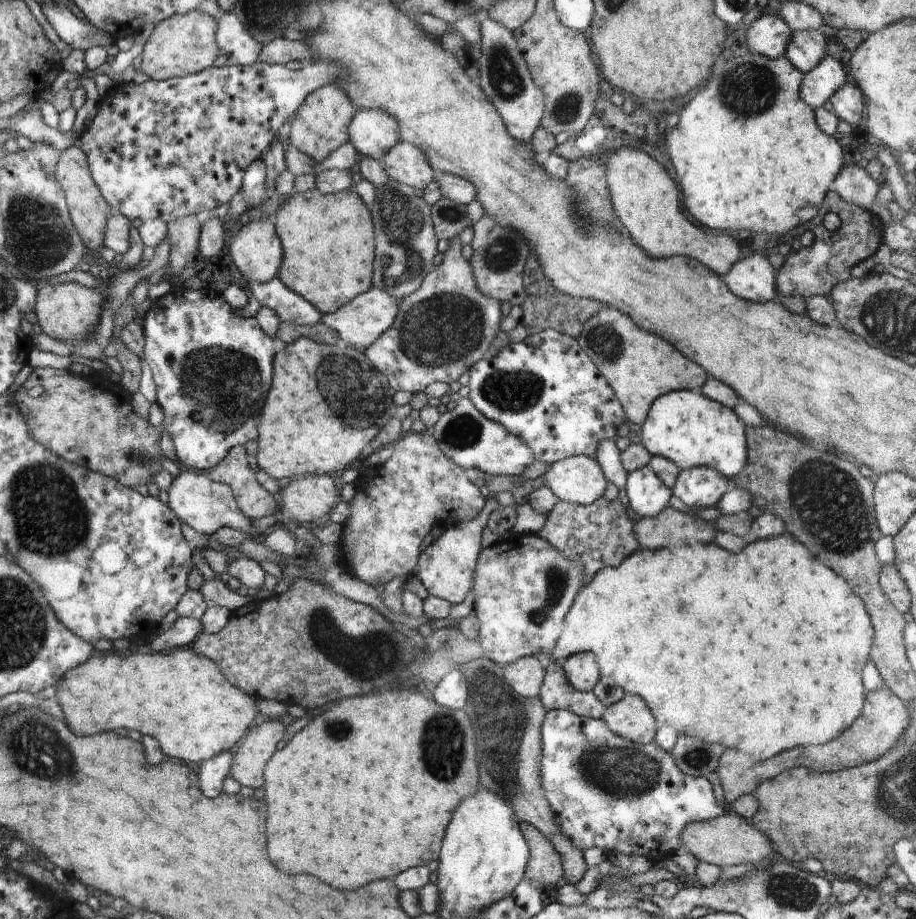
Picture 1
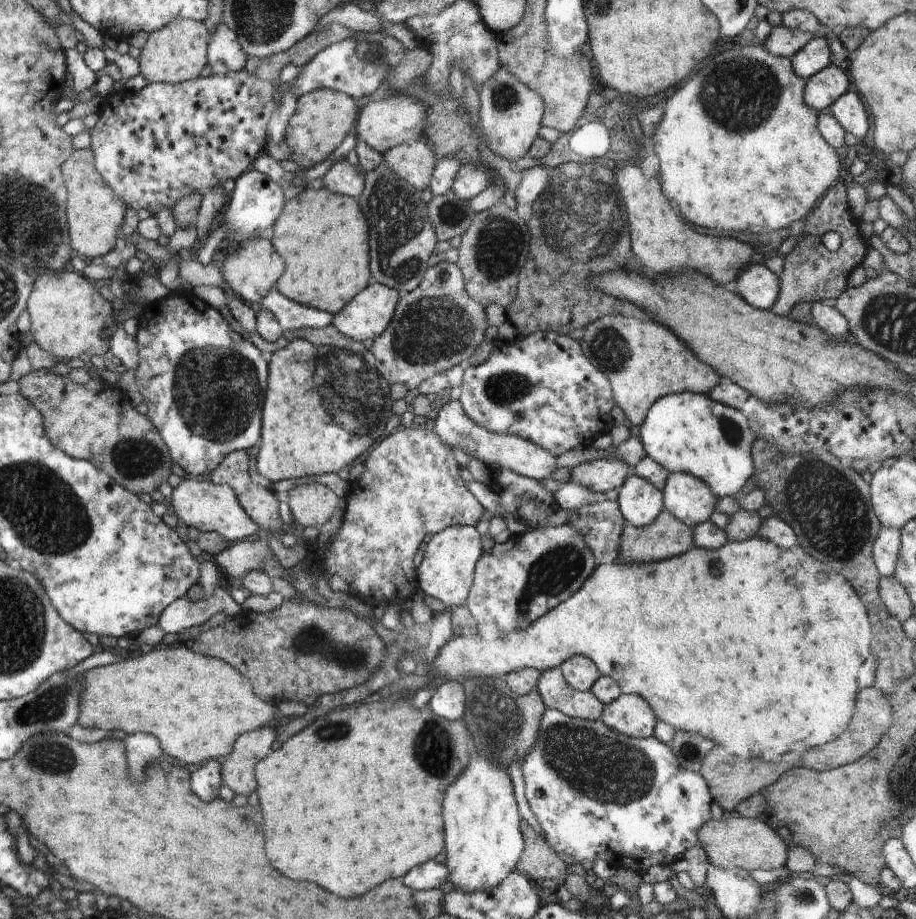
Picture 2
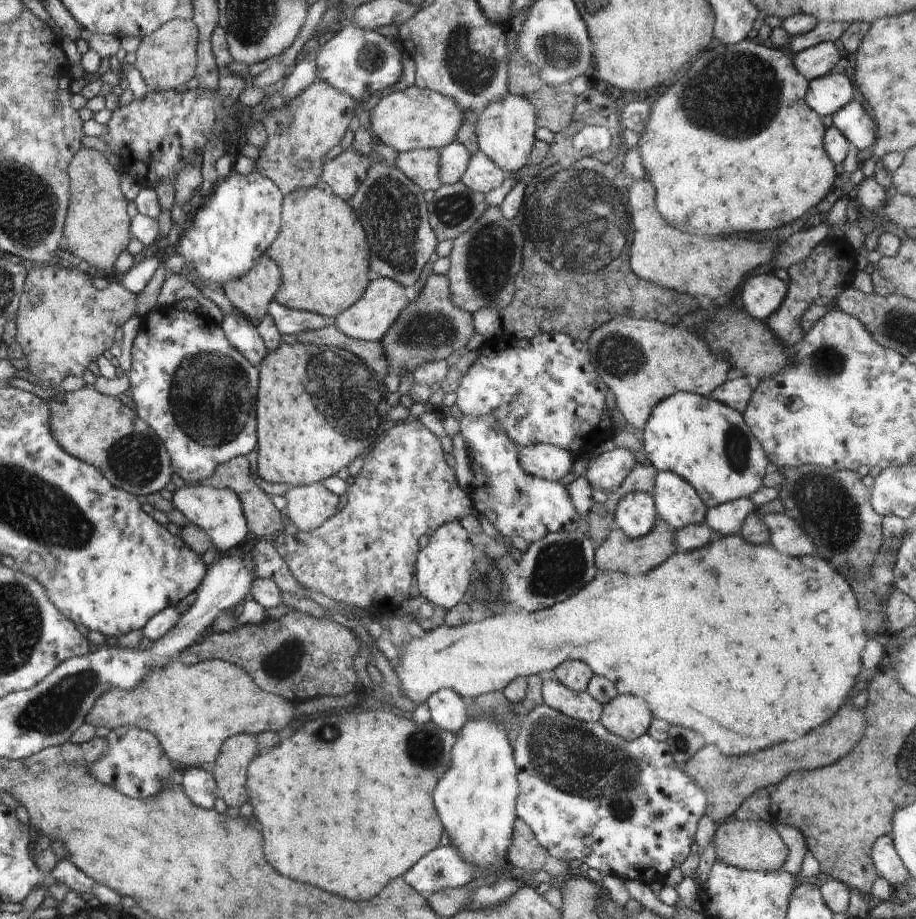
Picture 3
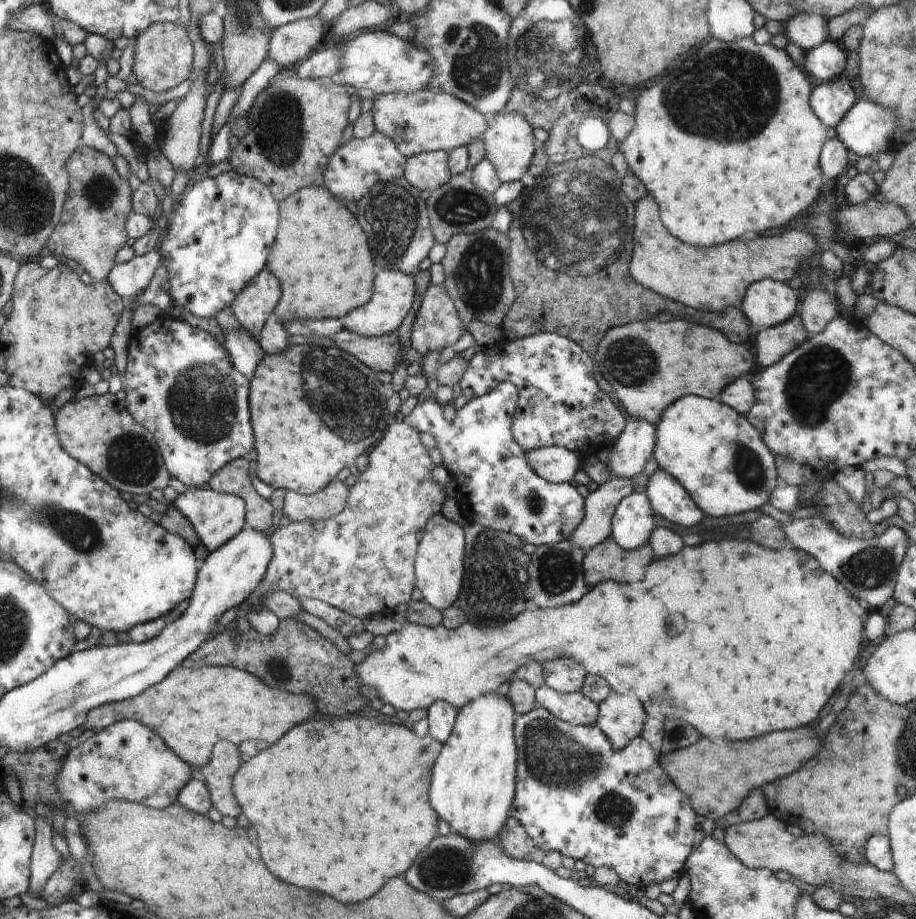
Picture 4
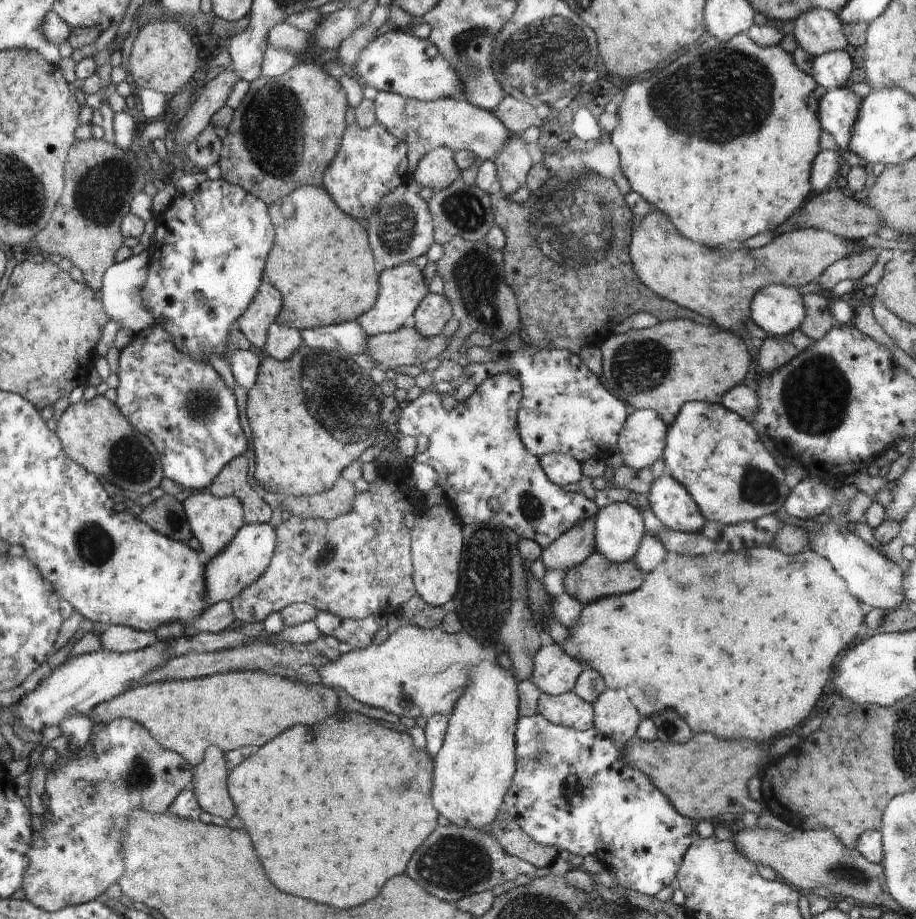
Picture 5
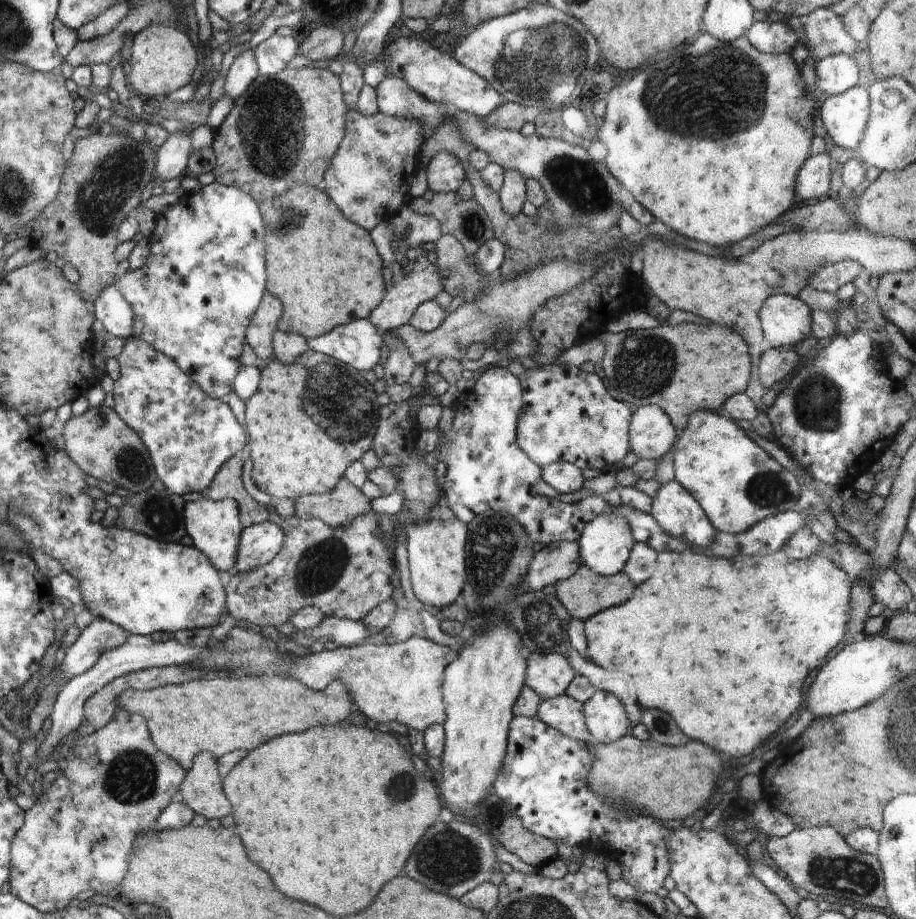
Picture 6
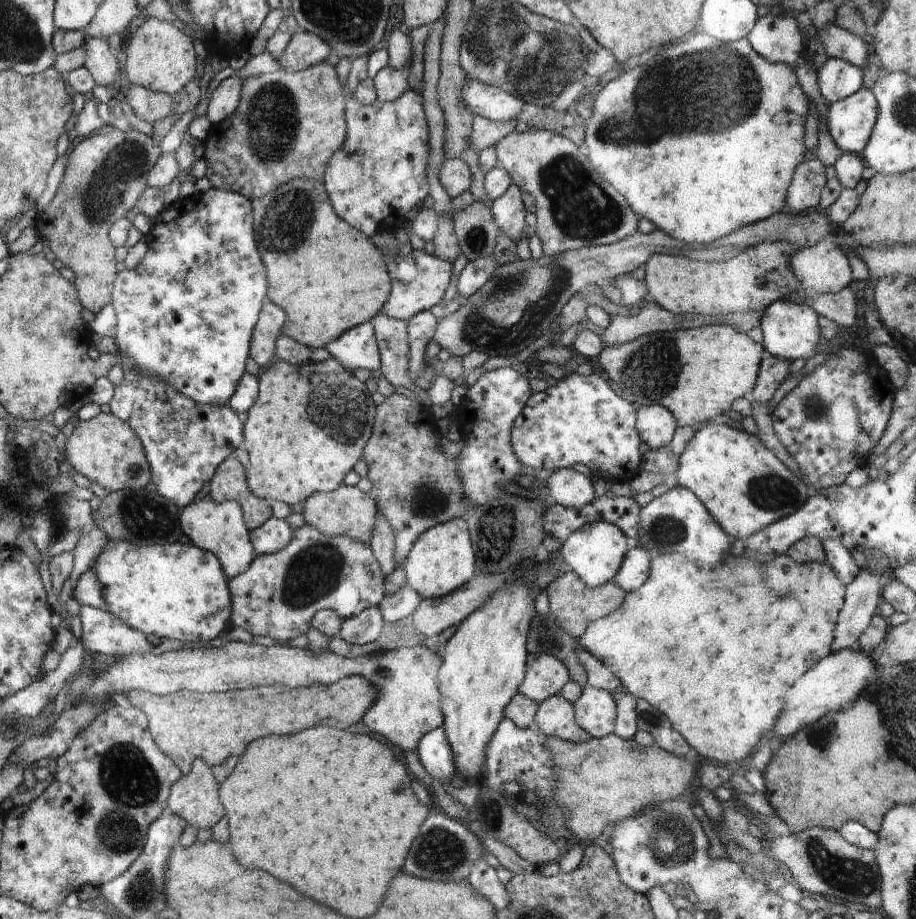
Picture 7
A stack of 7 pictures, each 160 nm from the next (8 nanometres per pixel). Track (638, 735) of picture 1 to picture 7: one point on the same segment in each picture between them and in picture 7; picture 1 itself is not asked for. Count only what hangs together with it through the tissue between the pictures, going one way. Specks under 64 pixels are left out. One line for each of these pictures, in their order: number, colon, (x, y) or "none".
2: (631, 715)
3: (627, 716)
4: (621, 717)
5: (616, 717)
6: (606, 717)
7: (596, 711)

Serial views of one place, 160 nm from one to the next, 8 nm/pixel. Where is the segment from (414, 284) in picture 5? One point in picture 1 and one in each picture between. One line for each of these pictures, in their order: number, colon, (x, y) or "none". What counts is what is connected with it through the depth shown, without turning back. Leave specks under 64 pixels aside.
1: (362, 321)
2: (367, 316)
3: (370, 318)
4: (394, 292)

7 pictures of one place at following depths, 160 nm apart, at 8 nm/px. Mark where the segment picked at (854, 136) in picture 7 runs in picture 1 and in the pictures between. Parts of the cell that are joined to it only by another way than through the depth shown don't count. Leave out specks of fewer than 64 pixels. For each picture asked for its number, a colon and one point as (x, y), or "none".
1: (822, 82)
2: (821, 90)
3: (827, 94)
4: (831, 100)
5: (838, 108)
6: (845, 116)

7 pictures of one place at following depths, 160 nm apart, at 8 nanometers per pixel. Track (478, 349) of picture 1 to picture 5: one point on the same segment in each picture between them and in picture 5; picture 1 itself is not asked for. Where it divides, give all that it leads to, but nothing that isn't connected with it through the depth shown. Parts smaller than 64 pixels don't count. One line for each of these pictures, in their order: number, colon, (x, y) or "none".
2: (438, 325)
3: (431, 328)
4: (437, 325)
5: (431, 316)

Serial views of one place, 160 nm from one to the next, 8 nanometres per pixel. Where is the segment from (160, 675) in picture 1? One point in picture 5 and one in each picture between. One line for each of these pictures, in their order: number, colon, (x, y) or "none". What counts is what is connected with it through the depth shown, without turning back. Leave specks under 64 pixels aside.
2: (198, 705)
3: (192, 709)
4: (191, 709)
5: (242, 708)

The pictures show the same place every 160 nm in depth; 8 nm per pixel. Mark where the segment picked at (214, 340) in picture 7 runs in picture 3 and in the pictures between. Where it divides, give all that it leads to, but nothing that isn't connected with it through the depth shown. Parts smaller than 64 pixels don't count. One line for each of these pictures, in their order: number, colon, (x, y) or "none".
3: (240, 220)
4: (221, 230)
5: (209, 253)
6: (194, 298)

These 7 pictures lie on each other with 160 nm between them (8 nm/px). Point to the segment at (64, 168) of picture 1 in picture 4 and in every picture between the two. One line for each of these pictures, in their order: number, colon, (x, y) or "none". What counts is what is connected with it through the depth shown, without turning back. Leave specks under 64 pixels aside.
2: (95, 213)
3: (97, 230)
4: (91, 231)

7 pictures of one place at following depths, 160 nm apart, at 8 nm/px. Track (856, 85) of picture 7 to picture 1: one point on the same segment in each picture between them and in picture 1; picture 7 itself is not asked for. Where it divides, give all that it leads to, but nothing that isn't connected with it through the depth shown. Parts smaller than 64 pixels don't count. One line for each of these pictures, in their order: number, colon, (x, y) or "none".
1: (806, 48)
2: (815, 56)
3: (816, 61)
4: (825, 62)
5: (831, 70)
6: (835, 74)

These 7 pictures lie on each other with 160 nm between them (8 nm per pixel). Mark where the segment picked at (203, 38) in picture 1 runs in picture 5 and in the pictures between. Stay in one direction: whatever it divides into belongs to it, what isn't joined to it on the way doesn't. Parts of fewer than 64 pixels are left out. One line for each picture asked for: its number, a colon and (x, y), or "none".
2: (177, 52)
3: (169, 56)
4: (163, 54)
5: (163, 57)

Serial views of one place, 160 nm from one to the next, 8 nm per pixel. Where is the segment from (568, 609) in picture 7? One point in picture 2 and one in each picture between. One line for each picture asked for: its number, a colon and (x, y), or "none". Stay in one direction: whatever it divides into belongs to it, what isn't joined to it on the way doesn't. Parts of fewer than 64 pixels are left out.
2: (666, 537)
3: (618, 552)
4: (606, 561)
5: (595, 577)
6: (583, 594)

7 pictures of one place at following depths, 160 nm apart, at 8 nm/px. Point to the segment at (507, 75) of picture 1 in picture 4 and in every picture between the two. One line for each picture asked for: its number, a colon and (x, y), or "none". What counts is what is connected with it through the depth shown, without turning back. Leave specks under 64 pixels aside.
2: (510, 115)
3: (505, 130)
4: (509, 144)

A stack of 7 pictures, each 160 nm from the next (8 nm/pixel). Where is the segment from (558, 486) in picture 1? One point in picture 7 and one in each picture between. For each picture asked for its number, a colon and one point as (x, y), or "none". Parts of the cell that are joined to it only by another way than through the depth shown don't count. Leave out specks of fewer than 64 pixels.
2: (601, 475)
3: (607, 472)
4: (635, 445)
5: (642, 440)
6: (651, 434)
7: (656, 425)

